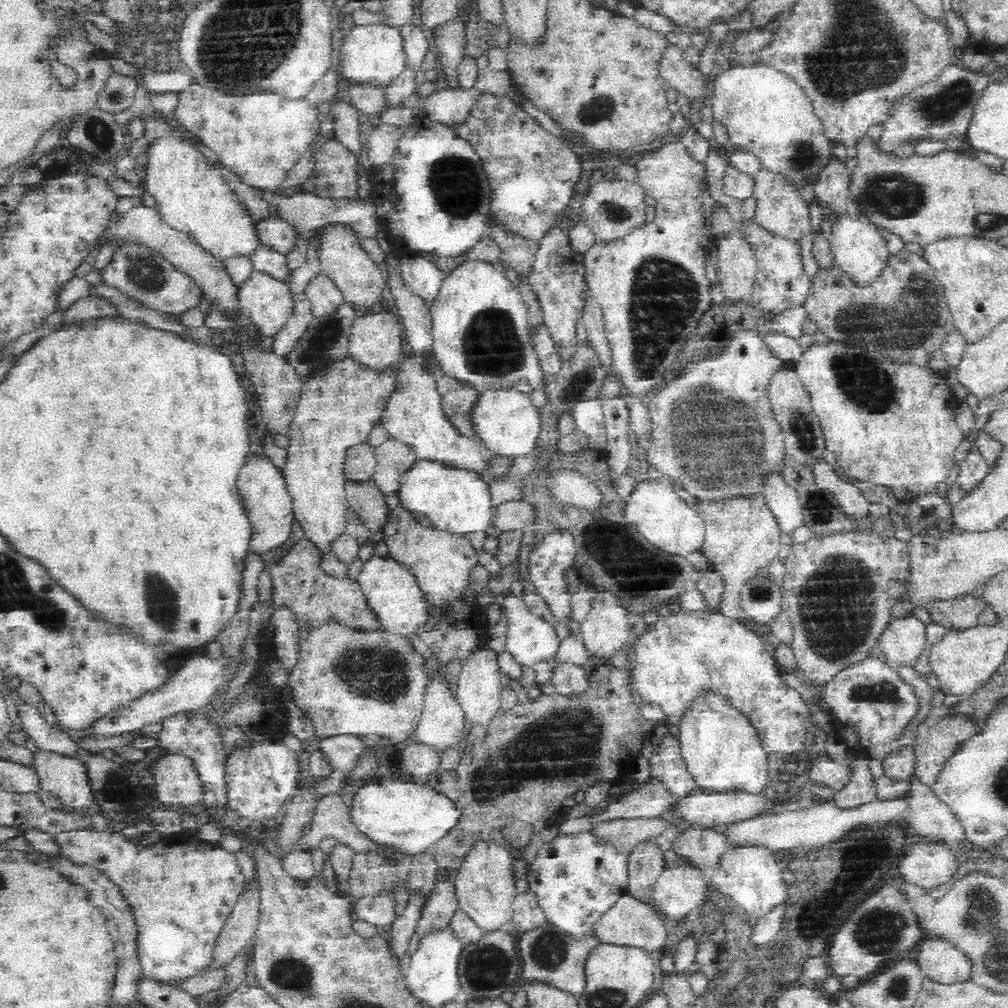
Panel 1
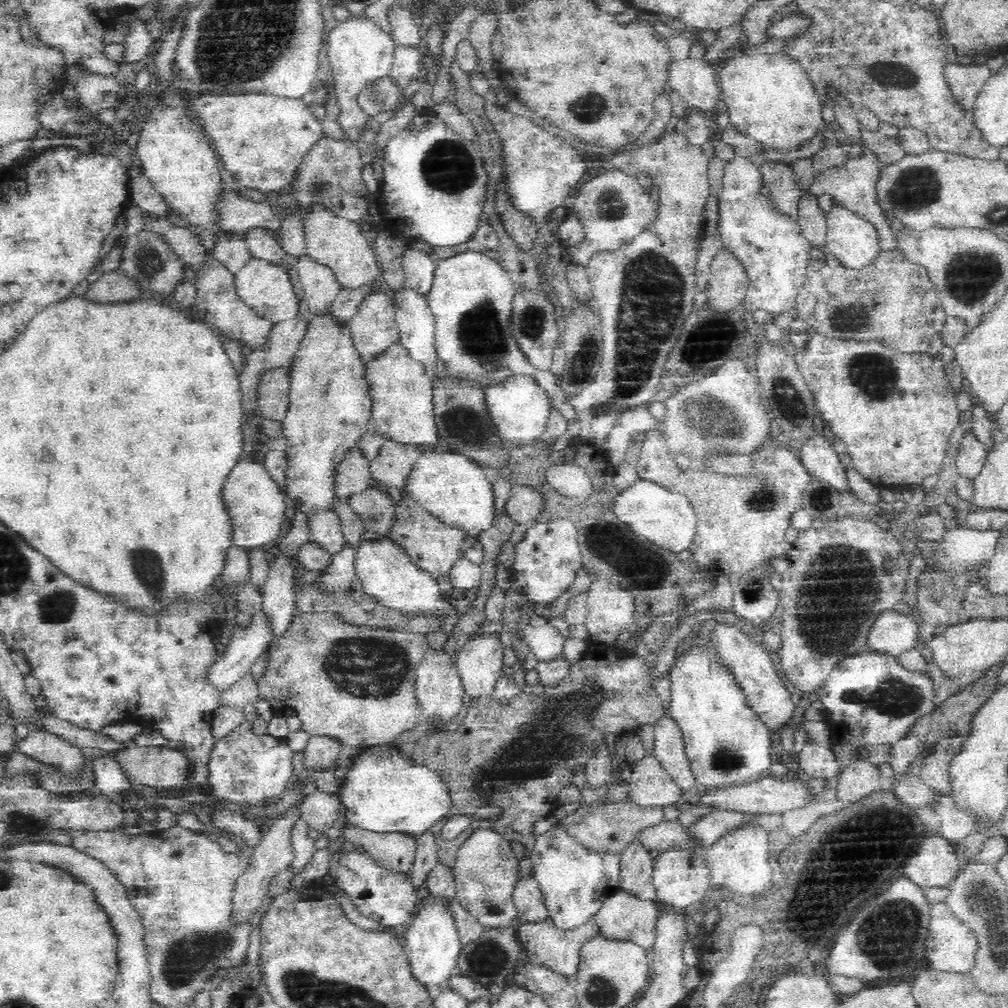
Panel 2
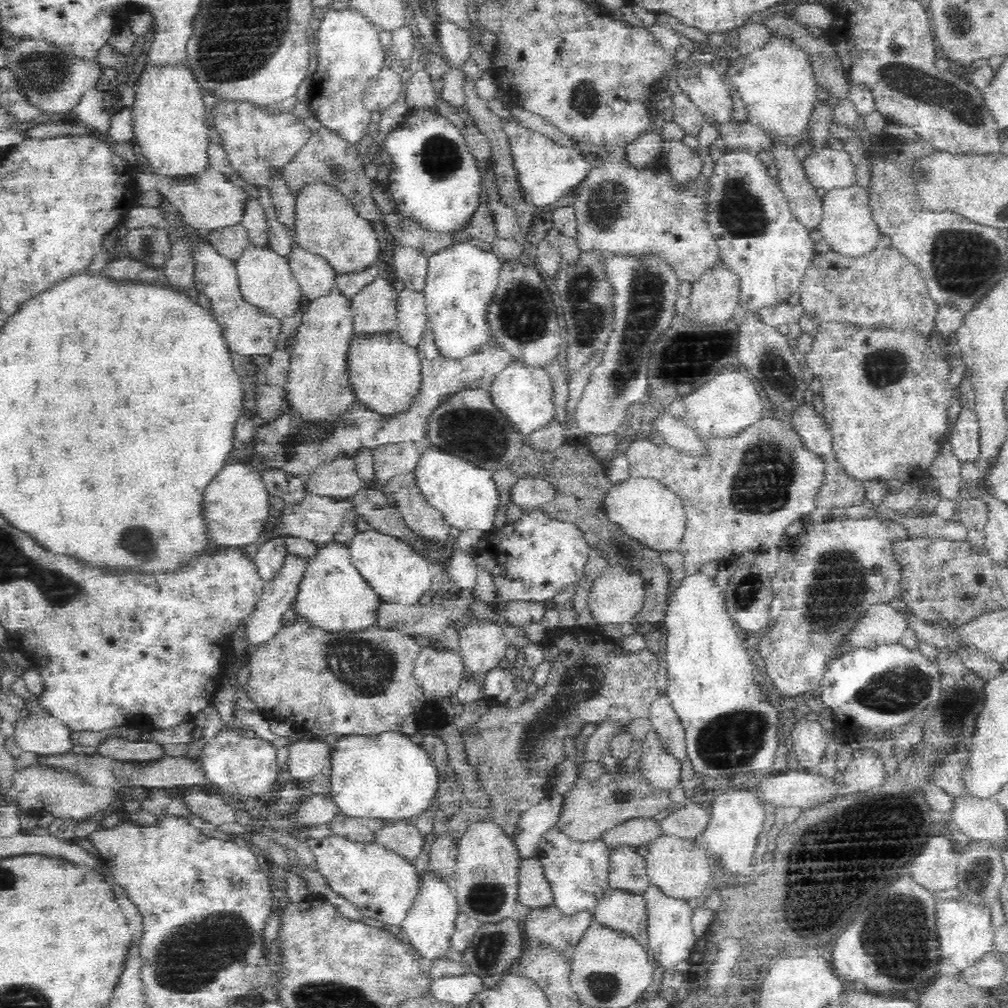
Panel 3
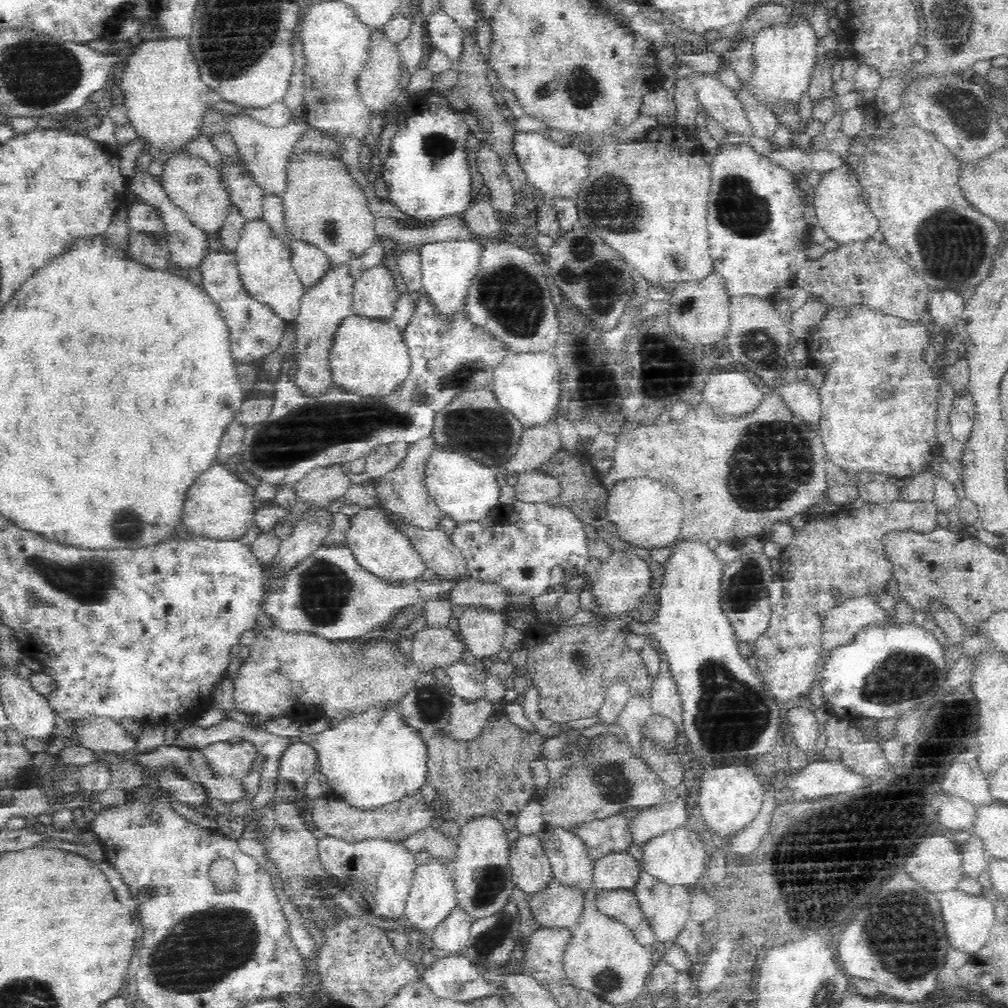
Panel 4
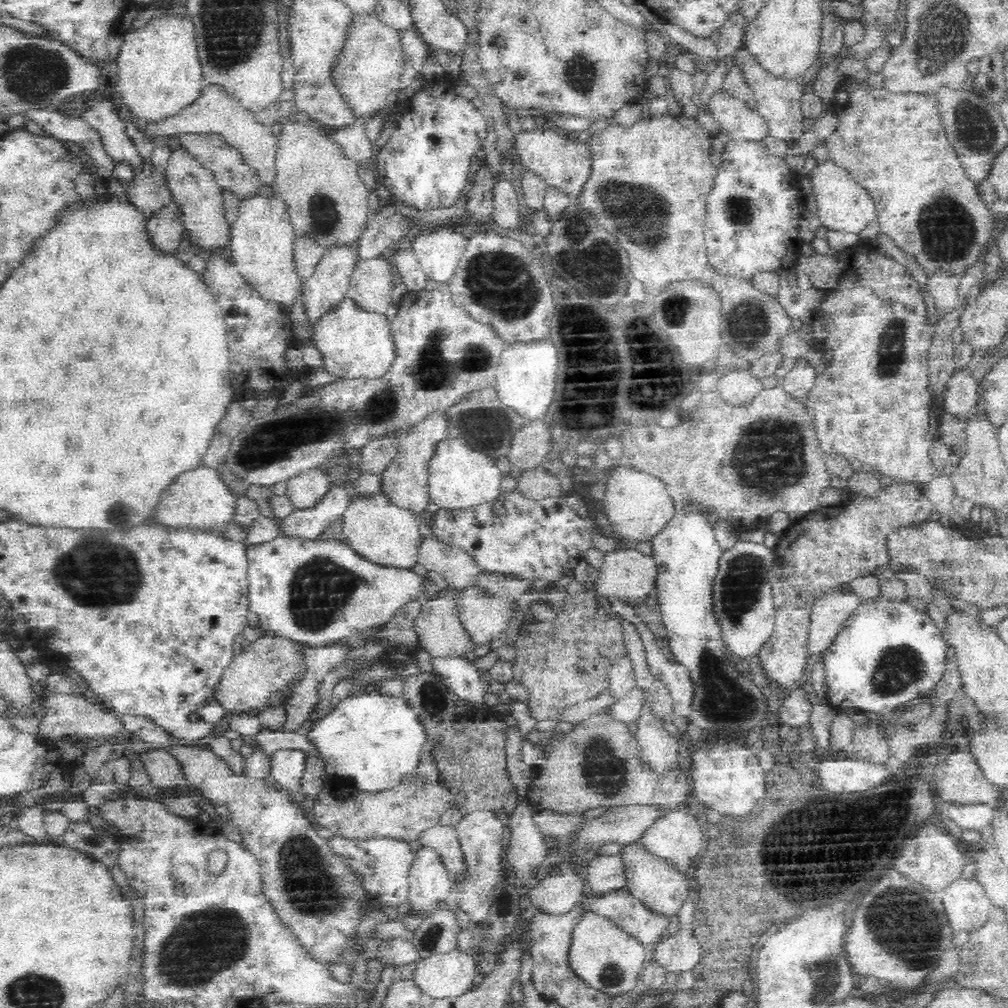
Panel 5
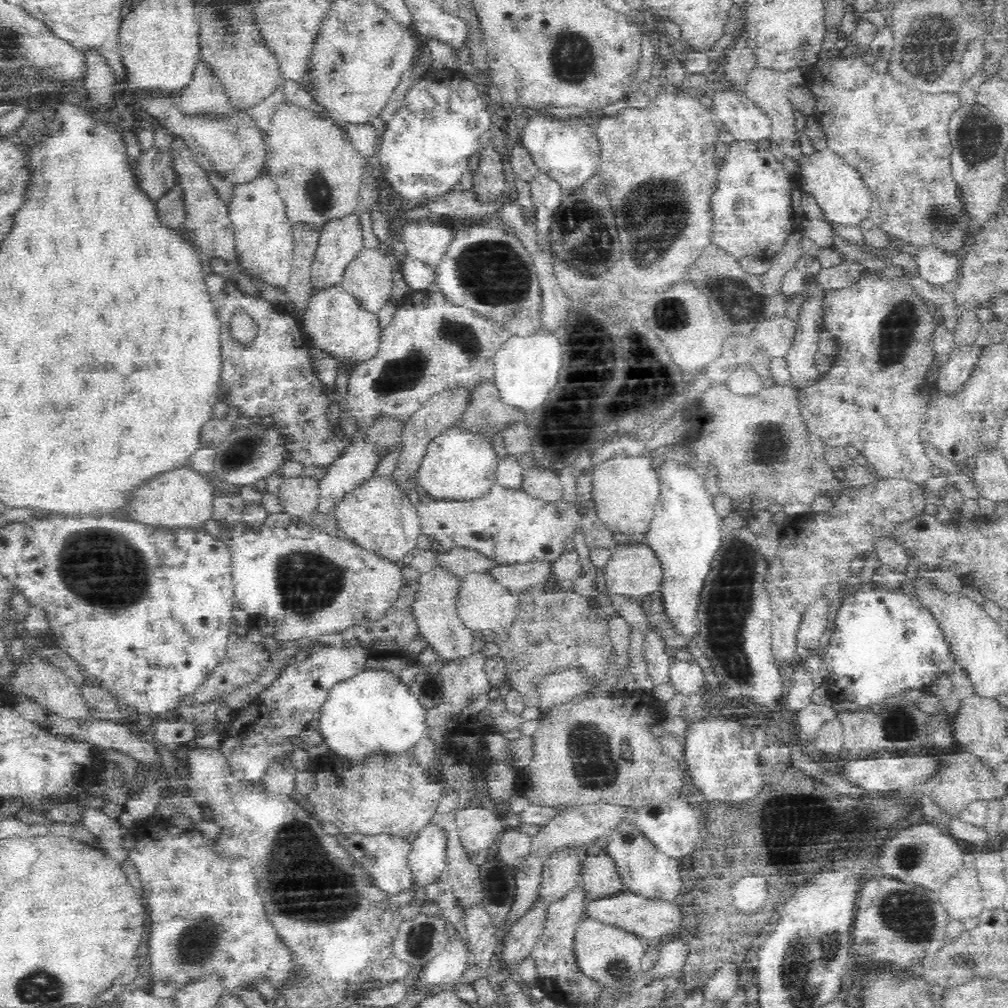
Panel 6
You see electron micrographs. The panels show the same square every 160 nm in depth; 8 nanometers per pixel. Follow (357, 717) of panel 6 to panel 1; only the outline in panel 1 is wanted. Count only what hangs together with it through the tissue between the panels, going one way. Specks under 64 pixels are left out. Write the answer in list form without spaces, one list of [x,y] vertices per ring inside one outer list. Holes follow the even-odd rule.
[[[394,770],[382,777],[369,776],[354,793],[350,816],[358,830],[366,833],[368,838],[384,845],[394,845],[402,854],[418,854],[446,835],[456,824],[460,812],[448,796],[437,792],[428,783],[416,784],[410,777],[399,773],[400,770]]]

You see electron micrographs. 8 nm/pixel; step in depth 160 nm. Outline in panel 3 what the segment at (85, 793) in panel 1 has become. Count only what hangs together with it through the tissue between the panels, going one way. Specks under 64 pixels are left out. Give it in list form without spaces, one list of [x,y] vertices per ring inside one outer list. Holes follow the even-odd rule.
[[[26,700],[27,716],[14,723],[17,745],[36,755],[59,755],[72,748],[71,730],[37,700]]]

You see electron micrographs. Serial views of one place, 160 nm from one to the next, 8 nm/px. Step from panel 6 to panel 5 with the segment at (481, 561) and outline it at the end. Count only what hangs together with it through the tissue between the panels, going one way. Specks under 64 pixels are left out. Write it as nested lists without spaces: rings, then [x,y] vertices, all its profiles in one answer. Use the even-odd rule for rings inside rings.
[[[432,534],[424,536],[424,540],[418,552],[417,566],[422,572],[432,570],[440,574],[445,584],[457,588],[458,590],[469,587],[470,585],[477,585],[477,577],[483,573],[477,561],[464,549],[444,545]]]

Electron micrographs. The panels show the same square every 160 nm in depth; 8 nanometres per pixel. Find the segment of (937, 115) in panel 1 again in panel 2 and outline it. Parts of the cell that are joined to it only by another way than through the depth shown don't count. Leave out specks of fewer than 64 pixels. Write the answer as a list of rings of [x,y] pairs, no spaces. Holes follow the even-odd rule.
[[[946,64],[943,71],[954,97],[966,108],[973,108],[979,93],[991,76],[987,65]],[[864,149],[863,154],[858,158],[847,157],[842,166],[817,172],[809,190],[818,196],[830,194],[830,196],[833,196],[834,204],[844,205],[852,211],[860,213],[864,219],[872,221],[879,236],[879,247],[882,250],[892,250],[897,248],[895,235],[886,220],[885,212],[877,201],[876,185],[880,172],[878,159],[869,150]]]

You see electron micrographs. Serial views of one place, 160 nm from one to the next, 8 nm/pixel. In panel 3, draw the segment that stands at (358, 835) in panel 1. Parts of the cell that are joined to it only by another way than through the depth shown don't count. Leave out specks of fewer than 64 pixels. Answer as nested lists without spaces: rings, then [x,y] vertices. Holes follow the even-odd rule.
[[[307,793],[296,812],[298,825],[326,824],[339,810],[328,795]],[[400,819],[378,831],[375,842],[414,863],[425,847],[426,838],[416,825],[407,824],[404,819]]]

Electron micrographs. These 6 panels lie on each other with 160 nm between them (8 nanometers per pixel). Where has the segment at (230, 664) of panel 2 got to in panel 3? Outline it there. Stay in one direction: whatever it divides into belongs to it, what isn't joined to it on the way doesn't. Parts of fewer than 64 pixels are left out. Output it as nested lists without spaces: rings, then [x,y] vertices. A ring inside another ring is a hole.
[[[290,551],[285,555],[284,562],[282,562],[280,570],[276,572],[276,576],[263,583],[263,591],[255,611],[246,620],[247,652],[252,646],[271,640],[283,626],[282,616],[287,610],[290,610],[290,604],[295,599],[298,585],[306,573],[308,562],[305,560],[305,556],[297,556],[296,553],[290,553]]]

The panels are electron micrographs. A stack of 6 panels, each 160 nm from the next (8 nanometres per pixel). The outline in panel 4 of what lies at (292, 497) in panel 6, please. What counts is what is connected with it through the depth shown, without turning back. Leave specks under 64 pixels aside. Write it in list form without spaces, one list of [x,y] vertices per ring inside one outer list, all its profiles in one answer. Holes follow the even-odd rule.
[[[340,464],[330,467],[318,467],[312,469],[300,482],[294,484],[298,503],[308,508],[328,507],[332,502],[345,496],[348,487],[352,484],[350,478],[346,475],[347,469]]]

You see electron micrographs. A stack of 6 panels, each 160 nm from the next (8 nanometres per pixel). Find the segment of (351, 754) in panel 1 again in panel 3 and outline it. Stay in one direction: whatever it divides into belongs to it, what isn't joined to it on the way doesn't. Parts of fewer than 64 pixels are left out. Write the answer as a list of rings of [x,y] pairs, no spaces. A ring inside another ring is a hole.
[[[323,738],[298,740],[288,748],[288,776],[309,781],[327,766],[330,745]]]

